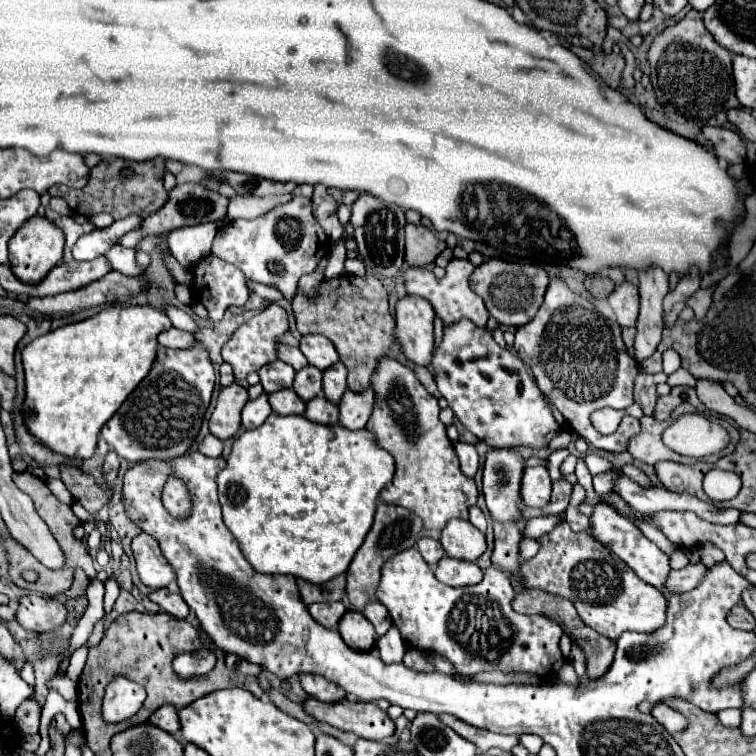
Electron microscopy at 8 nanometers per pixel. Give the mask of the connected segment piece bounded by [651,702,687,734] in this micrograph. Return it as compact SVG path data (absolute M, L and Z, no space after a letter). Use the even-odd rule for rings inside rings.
M665 702L655 704L655 706L651 708L651 716L653 716L661 726L665 726L665 730L667 730L669 734L679 732L679 730L683 730L683 728L687 726L687 720L683 718L683 714L679 714L679 712L673 710L671 706L667 706Z

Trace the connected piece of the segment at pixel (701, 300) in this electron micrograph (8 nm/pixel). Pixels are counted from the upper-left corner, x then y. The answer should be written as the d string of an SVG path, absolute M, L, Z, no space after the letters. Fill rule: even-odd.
M697 290L689 300L687 300L687 306L695 310L695 318L697 320L703 320L709 306L711 306L711 290Z

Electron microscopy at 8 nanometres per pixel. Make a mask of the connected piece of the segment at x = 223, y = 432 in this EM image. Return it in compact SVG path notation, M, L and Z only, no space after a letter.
M233 382L231 386L221 388L217 406L209 420L209 432L219 440L227 440L237 434L241 426L241 408L247 404L247 388Z

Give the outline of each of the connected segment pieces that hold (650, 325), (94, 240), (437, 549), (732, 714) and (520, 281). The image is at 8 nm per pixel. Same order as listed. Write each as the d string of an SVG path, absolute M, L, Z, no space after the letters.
M659 268L639 272L639 294L641 294L641 312L637 318L637 336L635 336L635 358L643 362L649 358L657 344L661 342L663 332L663 308L661 302L669 292L669 278Z
M131 216L131 218L125 218L125 220L113 222L109 228L91 230L91 232L83 234L73 246L73 258L75 260L91 260L91 258L97 258L97 256L105 254L111 246L115 246L115 242L123 234L131 232L139 224L141 224L141 220Z
M423 536L417 540L417 548L423 556L423 560L429 564L429 566L435 566L443 556L445 556L445 550L441 546L439 540L435 538L429 538L429 536Z
M727 708L721 710L719 714L719 720L725 724L725 726L733 726L733 728L739 728L741 726L741 710L737 708Z
M487 258L481 266L477 266L469 278L469 286L475 294L479 294L489 310L489 314L503 326L519 328L527 324L543 304L543 294L547 290L549 276L545 268L531 264L515 264L499 258Z

